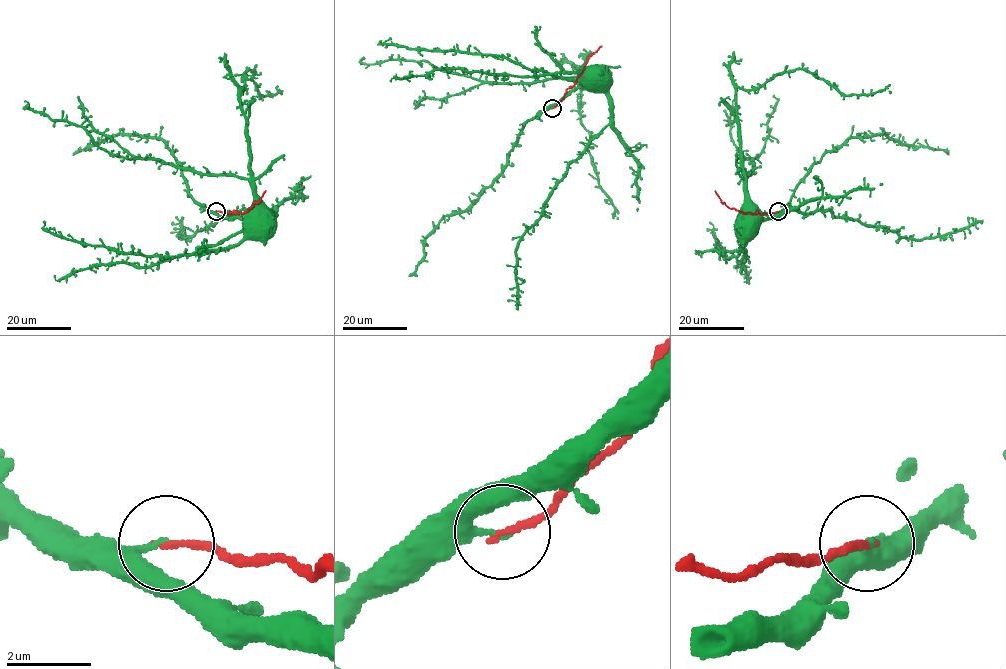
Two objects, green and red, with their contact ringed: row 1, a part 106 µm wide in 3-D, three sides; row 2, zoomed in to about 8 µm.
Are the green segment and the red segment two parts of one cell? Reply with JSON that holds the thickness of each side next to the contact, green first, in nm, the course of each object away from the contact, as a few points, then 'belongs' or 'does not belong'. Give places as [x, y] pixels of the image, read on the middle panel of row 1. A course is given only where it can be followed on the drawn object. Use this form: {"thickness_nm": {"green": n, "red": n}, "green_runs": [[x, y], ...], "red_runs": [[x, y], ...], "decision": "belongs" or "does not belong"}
{"thickness_nm": {"green": 200, "red": 180}, "green_runs": [[552, 107], [579, 88], [591, 75], [600, 75], [598, 81]], "red_runs": [[552, 107], [574, 84], [587, 59], [601, 46]], "decision": "does not belong"}

